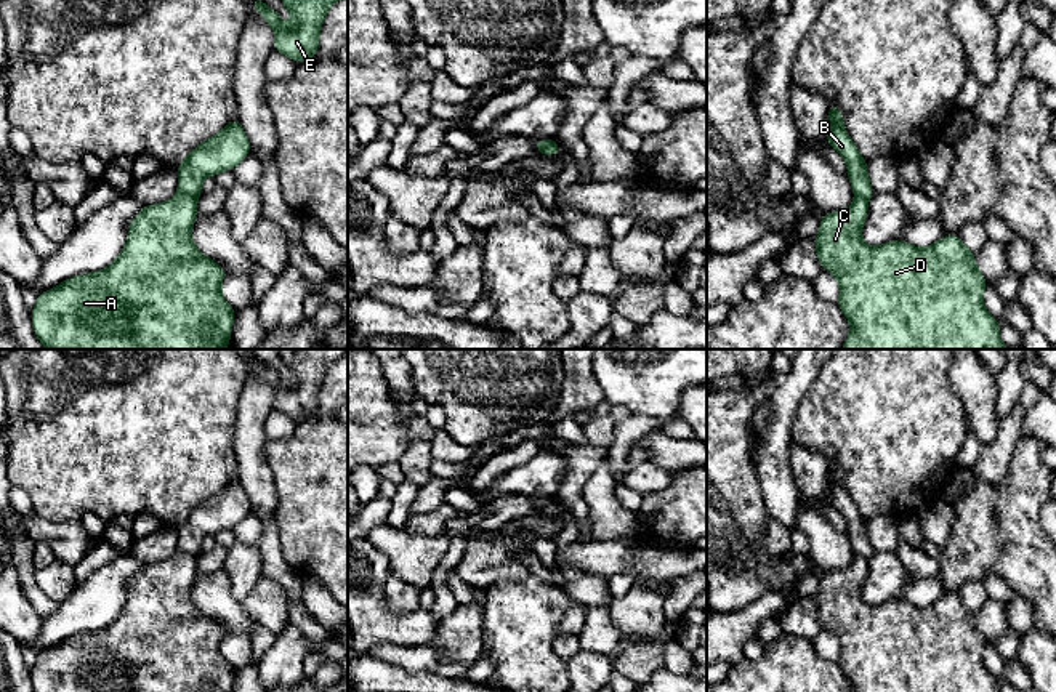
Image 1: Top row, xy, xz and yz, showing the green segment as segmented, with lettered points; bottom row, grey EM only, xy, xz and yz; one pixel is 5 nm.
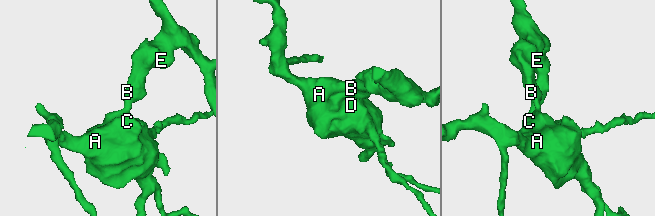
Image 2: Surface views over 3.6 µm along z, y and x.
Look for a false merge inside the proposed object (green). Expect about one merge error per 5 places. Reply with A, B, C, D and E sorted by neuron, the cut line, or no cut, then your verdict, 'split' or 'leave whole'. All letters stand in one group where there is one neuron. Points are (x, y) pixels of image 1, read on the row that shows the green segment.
groups A C D / B E; cut xy (178, 191), (196, 199); split

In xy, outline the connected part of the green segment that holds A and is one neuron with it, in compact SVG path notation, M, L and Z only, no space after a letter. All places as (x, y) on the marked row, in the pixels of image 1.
M179 192L167 202L144 205L130 221L128 240L112 264L93 274L77 274L38 295L30 316L32 328L40 343L46 349L226 349L231 341L236 309L221 295L221 282L228 272L216 261L204 256L192 240L197 213L197 199Z

